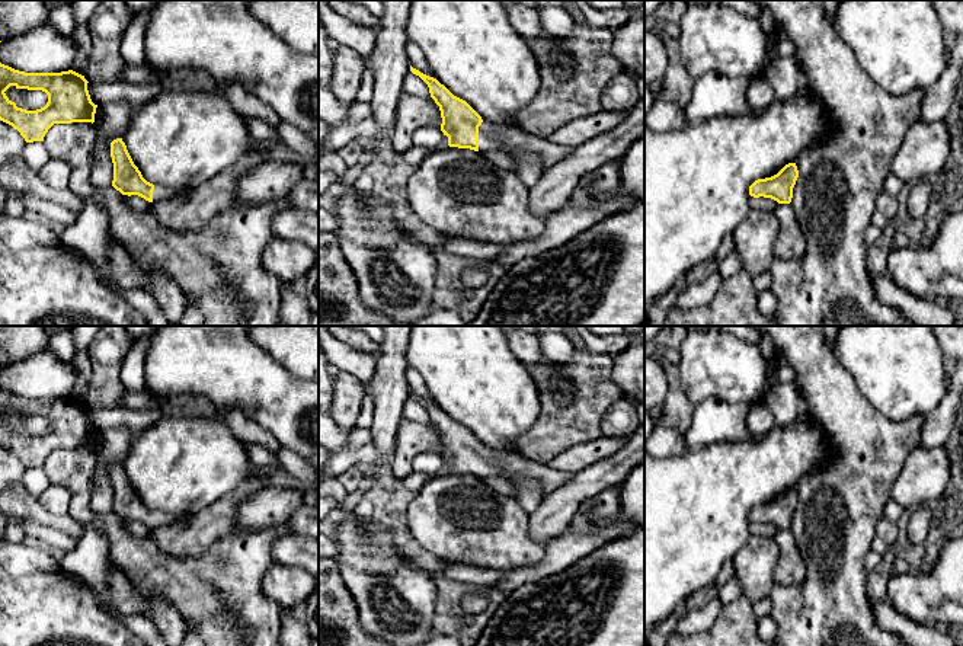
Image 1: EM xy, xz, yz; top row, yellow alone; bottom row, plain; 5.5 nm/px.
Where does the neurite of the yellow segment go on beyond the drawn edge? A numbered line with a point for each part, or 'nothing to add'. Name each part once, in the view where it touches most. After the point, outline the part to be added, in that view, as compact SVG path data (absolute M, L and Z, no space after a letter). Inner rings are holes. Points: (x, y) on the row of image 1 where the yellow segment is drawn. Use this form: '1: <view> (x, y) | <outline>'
1: xz (495, 144) | M487 122L479 127L479 153L498 167L516 169L511 154L515 148L535 151L541 157L543 173L572 153L572 147L559 145L551 138L540 138L519 128L496 128Z

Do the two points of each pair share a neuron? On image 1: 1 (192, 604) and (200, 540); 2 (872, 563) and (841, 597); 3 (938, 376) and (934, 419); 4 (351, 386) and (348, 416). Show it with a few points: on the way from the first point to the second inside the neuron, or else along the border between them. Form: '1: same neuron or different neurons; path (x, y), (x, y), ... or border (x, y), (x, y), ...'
1: different neurons; border (227, 534), (194, 556), (175, 557), (163, 553)
2: different neurons; border (870, 549), (864, 560), (866, 571)
3: different neurons; border (947, 387), (941, 400), (925, 416)
4: same neuron; path (351, 393), (349, 409)

